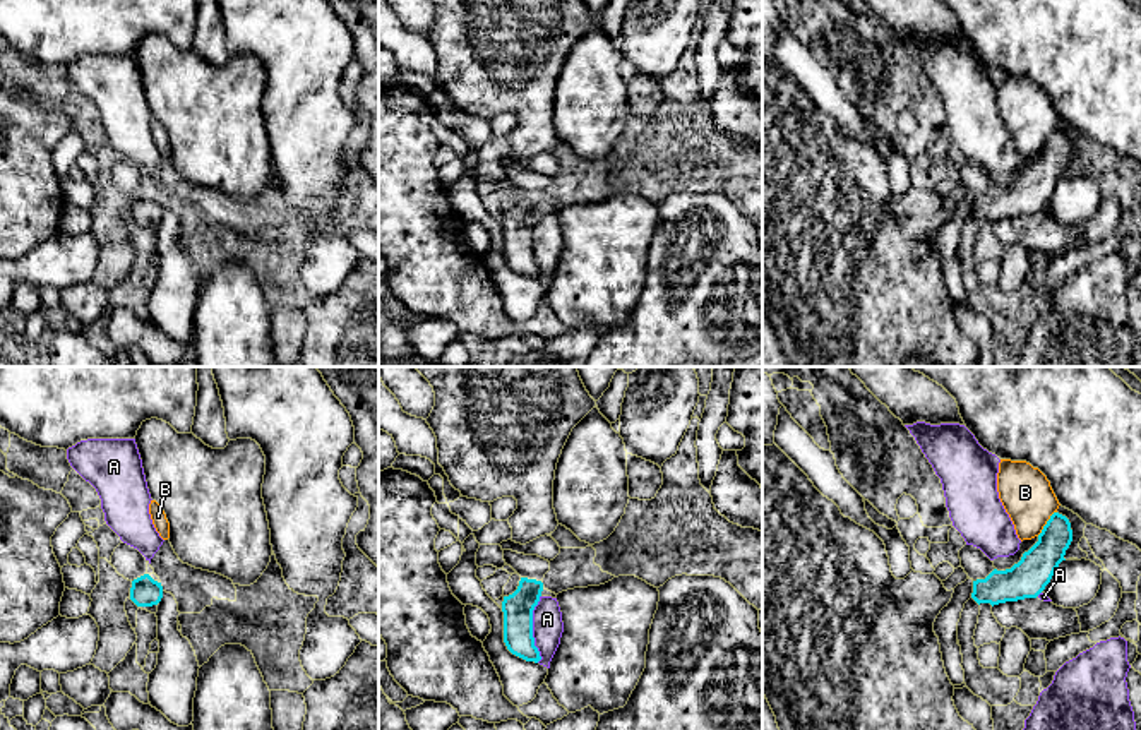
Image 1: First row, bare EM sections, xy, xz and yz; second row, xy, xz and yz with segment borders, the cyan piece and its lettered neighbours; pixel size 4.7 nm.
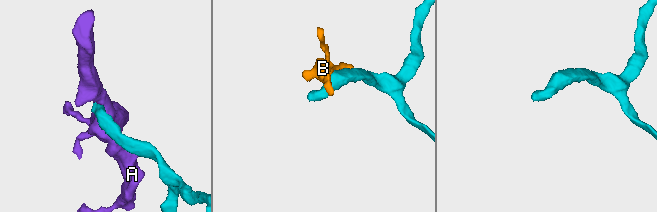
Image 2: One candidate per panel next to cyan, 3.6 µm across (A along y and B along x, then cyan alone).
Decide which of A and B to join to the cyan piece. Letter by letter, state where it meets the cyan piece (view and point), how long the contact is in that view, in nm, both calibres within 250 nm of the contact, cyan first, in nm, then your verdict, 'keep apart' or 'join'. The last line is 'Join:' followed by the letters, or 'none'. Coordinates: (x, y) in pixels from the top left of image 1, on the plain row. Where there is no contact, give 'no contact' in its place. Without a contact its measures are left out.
A: meets cyan in xz at (531, 245); contact 320 nm long; 140 nm thick on the cyan side, 140 nm on the other; keep apart
B: meets cyan in yz at (1047, 139); contact 150 nm long; 170 nm thick on the cyan side, 240 nm on the other; keep apart
Join: none

